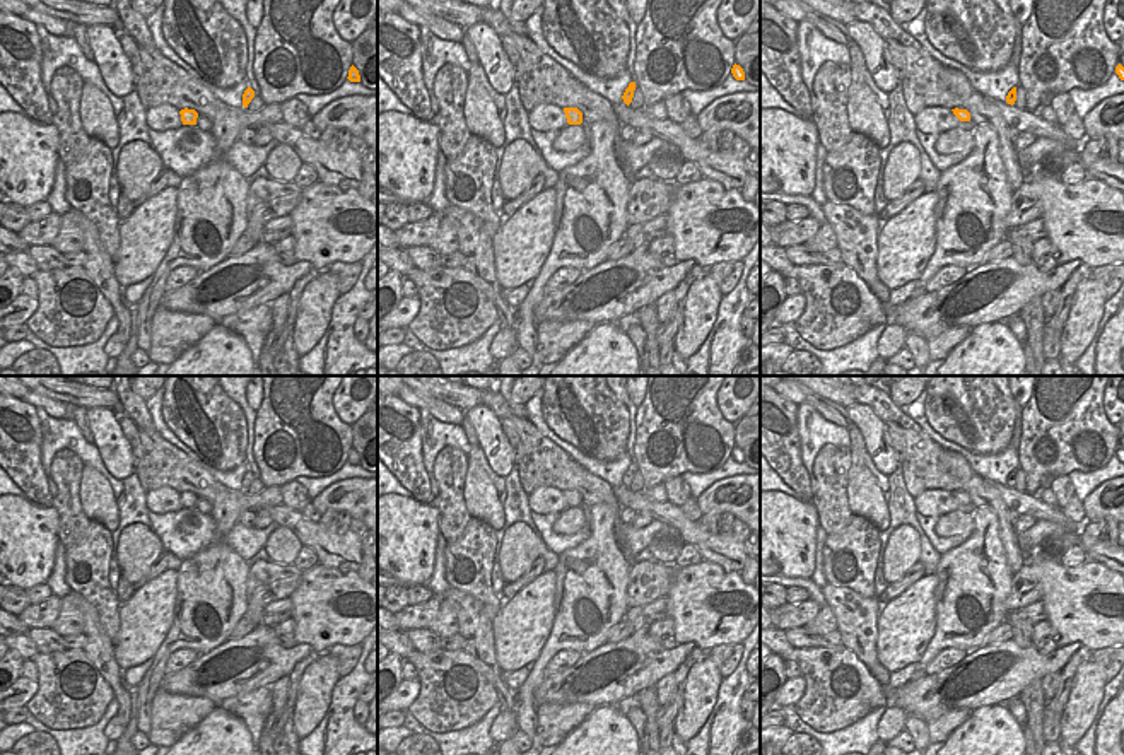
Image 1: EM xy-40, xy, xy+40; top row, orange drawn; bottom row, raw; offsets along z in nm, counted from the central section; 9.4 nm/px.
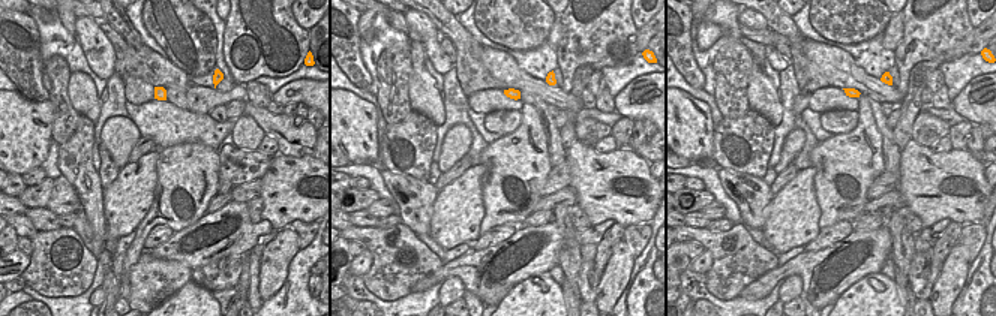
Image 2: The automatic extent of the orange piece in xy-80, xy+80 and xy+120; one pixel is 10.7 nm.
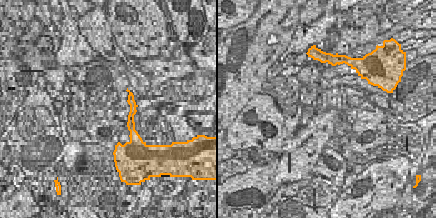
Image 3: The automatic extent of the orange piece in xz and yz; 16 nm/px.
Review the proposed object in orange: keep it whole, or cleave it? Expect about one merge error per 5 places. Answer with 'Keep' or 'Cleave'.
Keep

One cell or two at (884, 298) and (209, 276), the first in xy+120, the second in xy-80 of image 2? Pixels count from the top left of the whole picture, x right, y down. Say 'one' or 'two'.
two

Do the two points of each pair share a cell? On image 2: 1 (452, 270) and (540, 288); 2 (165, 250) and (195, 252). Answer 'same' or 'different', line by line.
1: different
2: same

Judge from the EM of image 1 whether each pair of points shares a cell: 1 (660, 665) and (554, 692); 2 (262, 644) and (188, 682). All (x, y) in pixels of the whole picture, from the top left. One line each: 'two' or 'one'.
1: one
2: one

